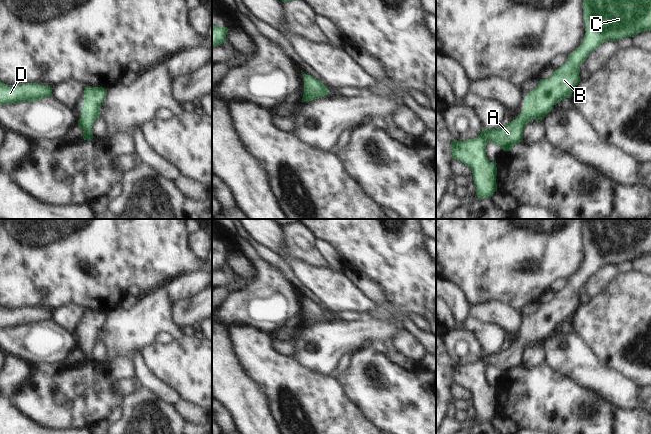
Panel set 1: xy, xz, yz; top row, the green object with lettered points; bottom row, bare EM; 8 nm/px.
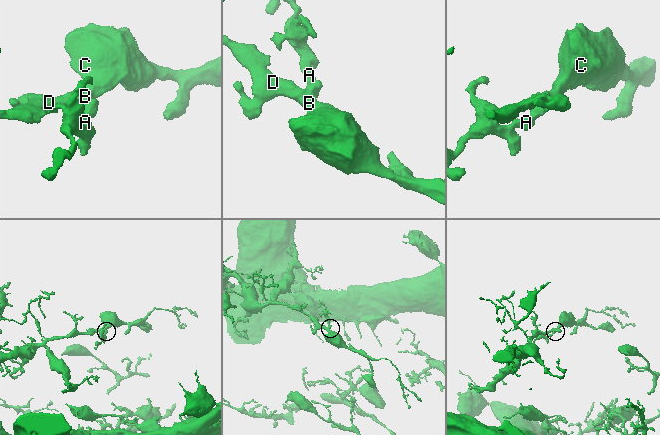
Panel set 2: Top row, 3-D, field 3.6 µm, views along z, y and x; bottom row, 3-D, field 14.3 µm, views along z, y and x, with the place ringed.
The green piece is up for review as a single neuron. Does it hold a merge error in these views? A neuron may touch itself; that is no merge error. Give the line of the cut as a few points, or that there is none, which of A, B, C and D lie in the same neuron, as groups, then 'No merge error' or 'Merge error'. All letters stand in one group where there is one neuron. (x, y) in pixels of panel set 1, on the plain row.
No split. Groups: A B C D. No merge error

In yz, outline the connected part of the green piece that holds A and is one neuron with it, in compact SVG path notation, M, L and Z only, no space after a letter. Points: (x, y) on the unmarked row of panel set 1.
M583 219L583 234L586 258L580 271L568 279L567 286L556 293L550 302L540 303L538 310L525 321L524 332L520 339L505 350L482 353L475 363L451 366L453 383L460 384L472 394L478 423L491 421L497 415L497 387L490 386L486 380L488 366L493 366L504 375L512 374L517 367L523 365L523 354L532 343L542 345L554 329L560 327L562 323L571 321L581 304L580 289L592 275L606 265L620 265L625 261L633 262L638 257L651 254L651 219Z

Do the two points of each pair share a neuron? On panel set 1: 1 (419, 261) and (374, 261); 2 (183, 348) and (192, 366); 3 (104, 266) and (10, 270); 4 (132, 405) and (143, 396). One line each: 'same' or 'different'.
1: same
2: same
3: same
4: same

